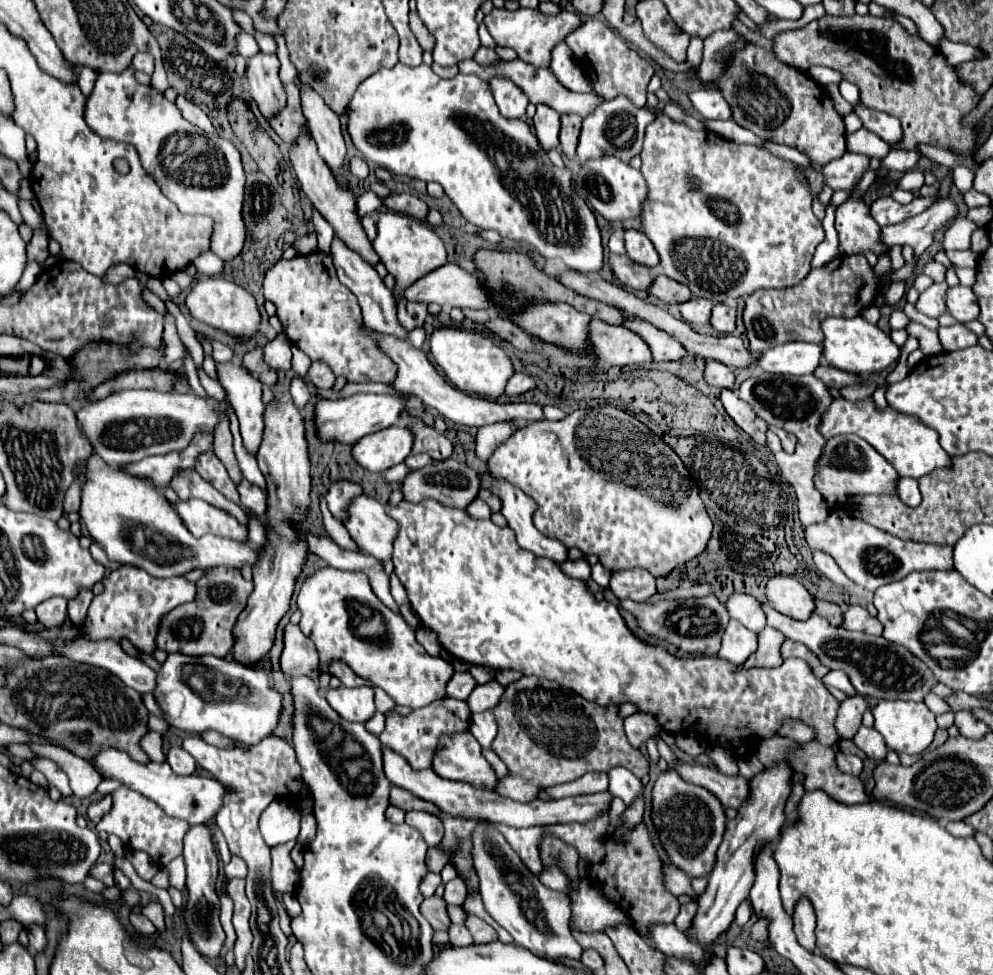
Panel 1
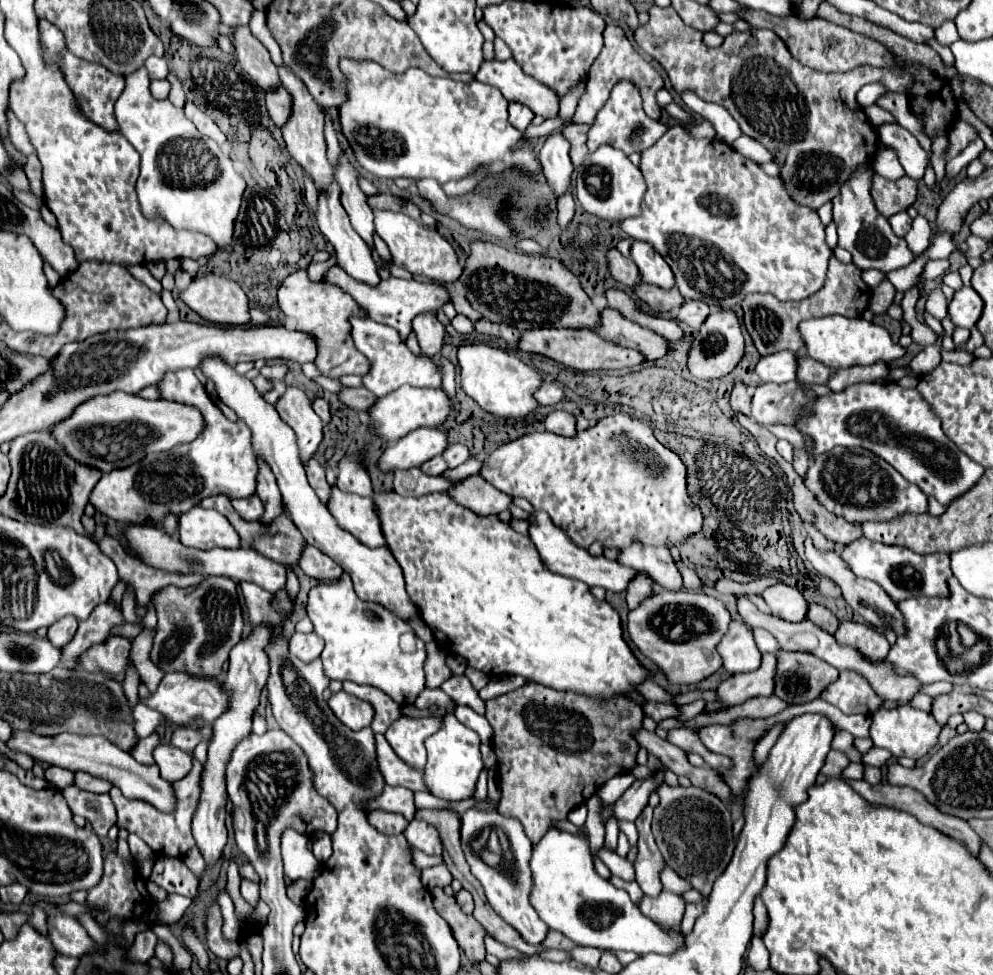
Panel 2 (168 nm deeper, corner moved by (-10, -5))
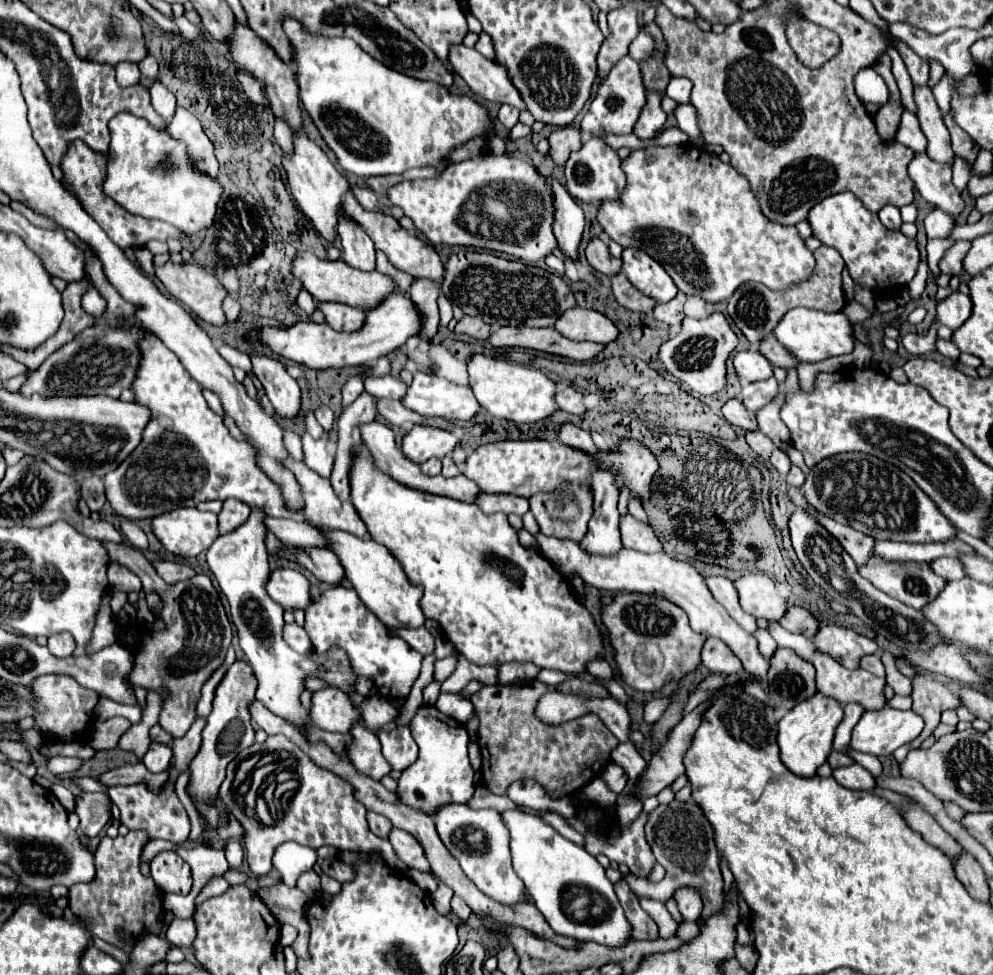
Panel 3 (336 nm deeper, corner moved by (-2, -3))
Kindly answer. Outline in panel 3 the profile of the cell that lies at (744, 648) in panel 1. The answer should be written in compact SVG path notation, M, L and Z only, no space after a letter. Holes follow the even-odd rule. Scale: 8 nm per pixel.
M706 638L700 660L702 660L702 666L706 666L710 672L722 674L722 676L730 676L742 670L736 654L732 654L732 650L718 638Z

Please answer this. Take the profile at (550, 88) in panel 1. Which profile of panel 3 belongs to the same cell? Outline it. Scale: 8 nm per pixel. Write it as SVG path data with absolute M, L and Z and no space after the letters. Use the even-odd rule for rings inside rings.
M460 44L450 46L448 62L452 70L466 80L474 96L480 96L482 100L488 102L500 102L524 110L520 92L516 92L504 68L494 60L488 60L474 48L466 48L464 44Z

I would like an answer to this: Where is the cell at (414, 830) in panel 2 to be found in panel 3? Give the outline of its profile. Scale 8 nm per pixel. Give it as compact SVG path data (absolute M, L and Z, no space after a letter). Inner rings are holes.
M394 828L390 832L390 838L388 840L390 840L396 856L408 868L416 868L416 870L422 870L422 872L430 872L430 866L428 866L428 860L424 856L424 850L422 850L422 846L418 846L418 842L416 842L416 838L412 838L412 834Z

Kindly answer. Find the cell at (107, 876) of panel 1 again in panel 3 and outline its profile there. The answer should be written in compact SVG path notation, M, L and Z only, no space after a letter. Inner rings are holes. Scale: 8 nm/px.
M144 830L128 832L126 836L116 838L102 836L94 852L96 878L88 884L76 884L70 888L70 910L76 916L88 918L88 924L92 926L90 930L98 938L118 946L124 952L132 950L132 946L144 938L144 934L160 936L166 924L164 918L160 918L162 892L152 878L142 876L140 872L140 856L148 840L150 838L144 834Z

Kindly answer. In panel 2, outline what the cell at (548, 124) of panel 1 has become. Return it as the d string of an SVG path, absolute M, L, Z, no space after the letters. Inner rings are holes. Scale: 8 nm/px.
M554 132L546 138L546 142L538 154L542 168L544 168L544 178L552 186L556 198L560 198L566 192L566 188L570 186L570 176L572 176L574 166L570 162L568 150L570 150L570 144L564 138L564 134Z

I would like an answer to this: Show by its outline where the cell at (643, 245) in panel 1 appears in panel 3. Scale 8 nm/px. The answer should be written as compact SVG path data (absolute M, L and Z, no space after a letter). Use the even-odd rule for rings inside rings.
M626 248L622 252L622 272L632 282L632 286L656 302L668 302L678 294L678 288L666 270L644 250Z

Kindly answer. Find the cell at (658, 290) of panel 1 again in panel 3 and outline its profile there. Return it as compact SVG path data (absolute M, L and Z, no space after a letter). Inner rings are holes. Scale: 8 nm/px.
M622 272L616 274L616 276L610 276L610 282L612 282L614 298L616 298L616 302L618 302L620 306L624 306L624 308L628 308L628 310L632 310L632 312L642 312L642 314L652 312L652 308L654 308L656 302L654 302L652 298L640 294L640 292L628 282L628 278L626 278Z

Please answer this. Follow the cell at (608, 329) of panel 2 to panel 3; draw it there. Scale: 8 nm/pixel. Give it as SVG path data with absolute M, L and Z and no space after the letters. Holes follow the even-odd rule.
M572 308L564 312L556 320L554 330L576 342L590 340L590 342L608 344L618 336L618 328L604 314L586 308Z

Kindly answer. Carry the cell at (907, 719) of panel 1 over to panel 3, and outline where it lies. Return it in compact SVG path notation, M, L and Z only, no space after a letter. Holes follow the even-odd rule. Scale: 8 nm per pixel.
M884 706L882 710L868 710L868 712L864 712L864 716L860 718L860 722L854 728L852 748L858 752L874 754L874 756L890 756L896 748L910 744L916 736L920 736L922 730L924 730L924 718L920 718L912 710L902 712L902 710L894 710L890 706Z

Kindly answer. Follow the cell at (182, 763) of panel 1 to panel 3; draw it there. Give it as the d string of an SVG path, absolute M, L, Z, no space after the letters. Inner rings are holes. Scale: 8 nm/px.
M152 742L146 756L144 756L144 764L150 772L164 772L164 770L170 768L170 758L172 758L172 748L170 746Z

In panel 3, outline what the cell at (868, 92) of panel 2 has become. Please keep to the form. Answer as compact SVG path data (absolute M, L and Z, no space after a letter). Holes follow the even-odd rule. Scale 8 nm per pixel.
M864 68L854 78L856 94L864 104L878 104L884 106L890 100L890 92L886 88L886 82L874 68Z

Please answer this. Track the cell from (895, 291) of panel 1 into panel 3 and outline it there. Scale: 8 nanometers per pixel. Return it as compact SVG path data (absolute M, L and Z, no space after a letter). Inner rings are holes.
M956 242L952 248L946 250L946 254L940 260L940 270L942 274L950 274L950 276L958 276L963 271L964 256L968 254L971 248L971 242Z

